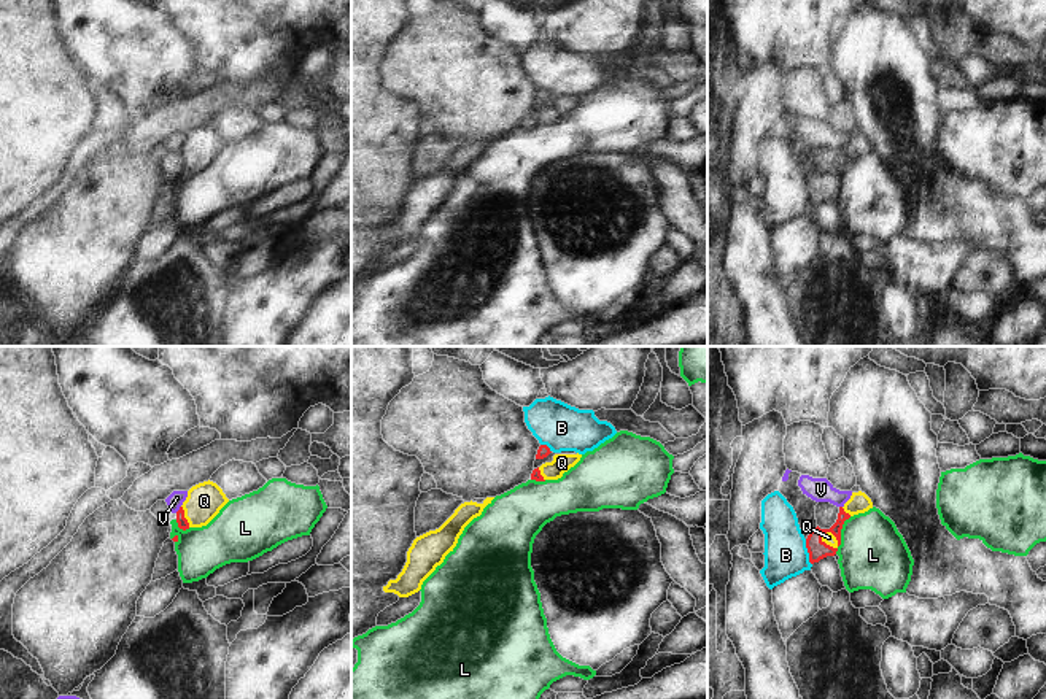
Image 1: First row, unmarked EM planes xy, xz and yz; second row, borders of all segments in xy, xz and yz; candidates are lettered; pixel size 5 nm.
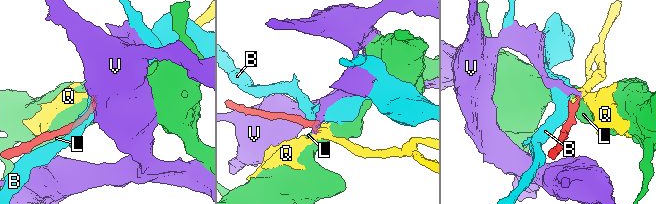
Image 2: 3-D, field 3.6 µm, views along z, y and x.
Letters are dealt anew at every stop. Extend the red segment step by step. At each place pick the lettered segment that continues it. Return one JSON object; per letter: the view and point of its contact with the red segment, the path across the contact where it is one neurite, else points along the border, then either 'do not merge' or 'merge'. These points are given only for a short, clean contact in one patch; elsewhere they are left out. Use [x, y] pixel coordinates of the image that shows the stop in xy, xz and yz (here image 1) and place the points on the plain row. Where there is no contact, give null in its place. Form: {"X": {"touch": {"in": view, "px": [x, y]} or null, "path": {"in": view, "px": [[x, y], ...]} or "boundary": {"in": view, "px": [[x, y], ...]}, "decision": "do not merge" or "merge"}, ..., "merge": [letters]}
{"B": {"touch": {"in": "yz", "px": [808, 196]}, "boundary": {"in": "yz", "px": [[805, 183], [811, 208]]}, "decision": "do not merge"}, "L": {"touch": {"in": "yz", "px": [840, 178]}, "boundary": {"in": "yz", "px": [[851, 161], [843, 169], [841, 188], [835, 197]]}, "decision": "do not merge"}, "Q": {"touch": {"in": "yz", "px": [835, 180]}, "path": {"in": "yz", "px": [[817, 194], [824, 178], [835, 180], [829, 181]]}, "decision": "merge"}, "V": {"touch": {"in": "xy", "px": [180, 153]}, "boundary": {"in": "xy", "px": [[180, 150], [175, 156]]}, "decision": "do not merge"}, "merge": ["Q"]}

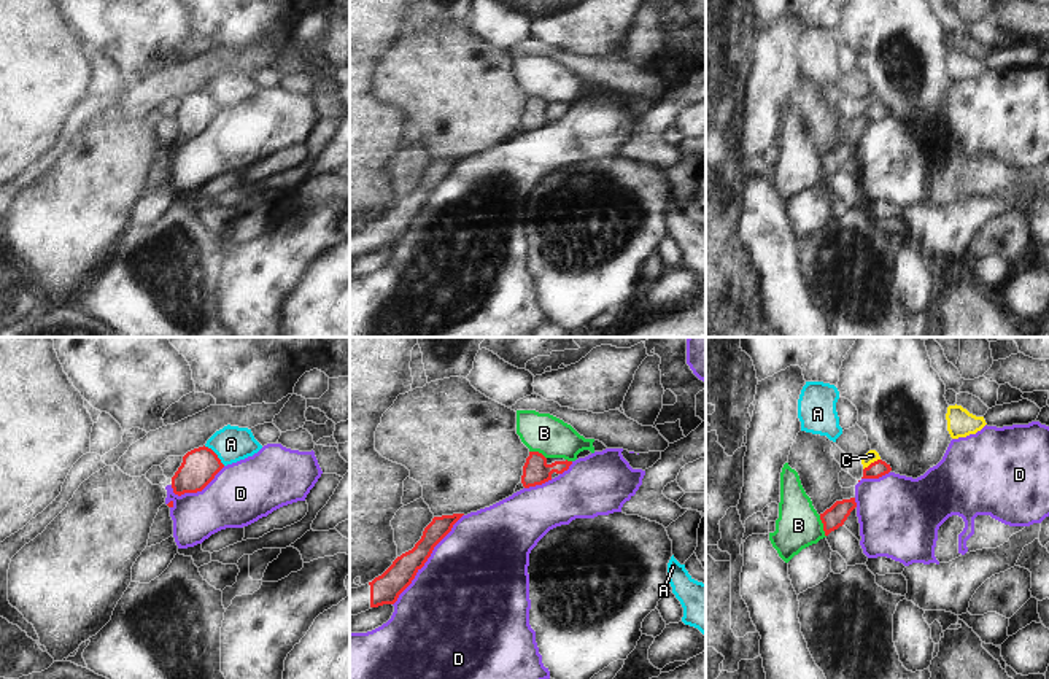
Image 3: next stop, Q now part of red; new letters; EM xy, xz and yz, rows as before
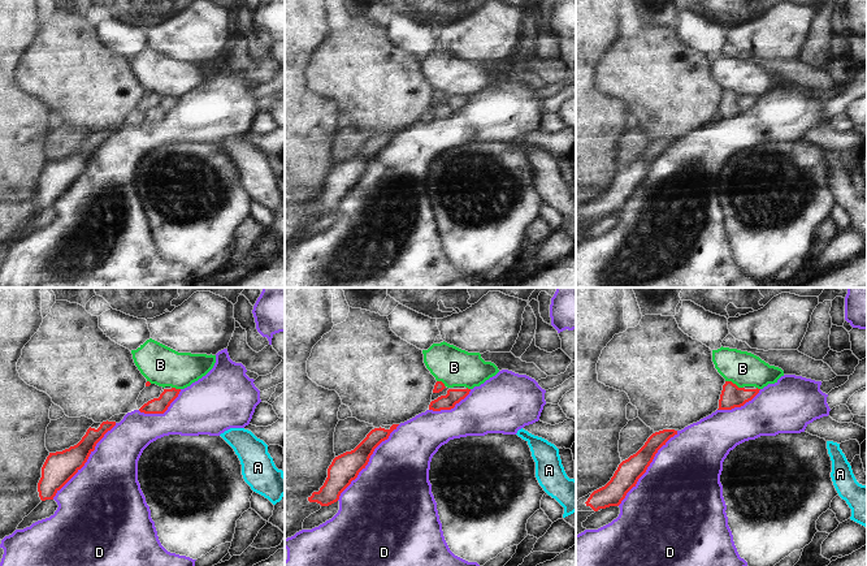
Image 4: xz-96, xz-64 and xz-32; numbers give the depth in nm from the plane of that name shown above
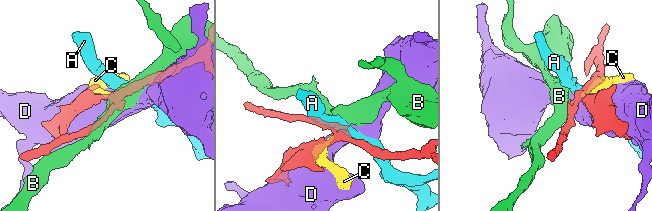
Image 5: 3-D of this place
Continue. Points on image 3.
{"A": {"touch": {"in": "xy", "px": [215, 97]}, "decision": "do not merge"}, "B": {"touch": {"in": "yz", "px": [824, 170]}, "boundary": {"in": "yz", "px": [[819, 159], [825, 180]]}, "decision": "do not merge"}, "C": {"touch": {"in": "yz", "px": [871, 107]}, "decision": "do not merge"}, "D": {"touch": {"in": "xz", "px": [426, 204]}, "decision": "do not merge"}, "merge": []}

